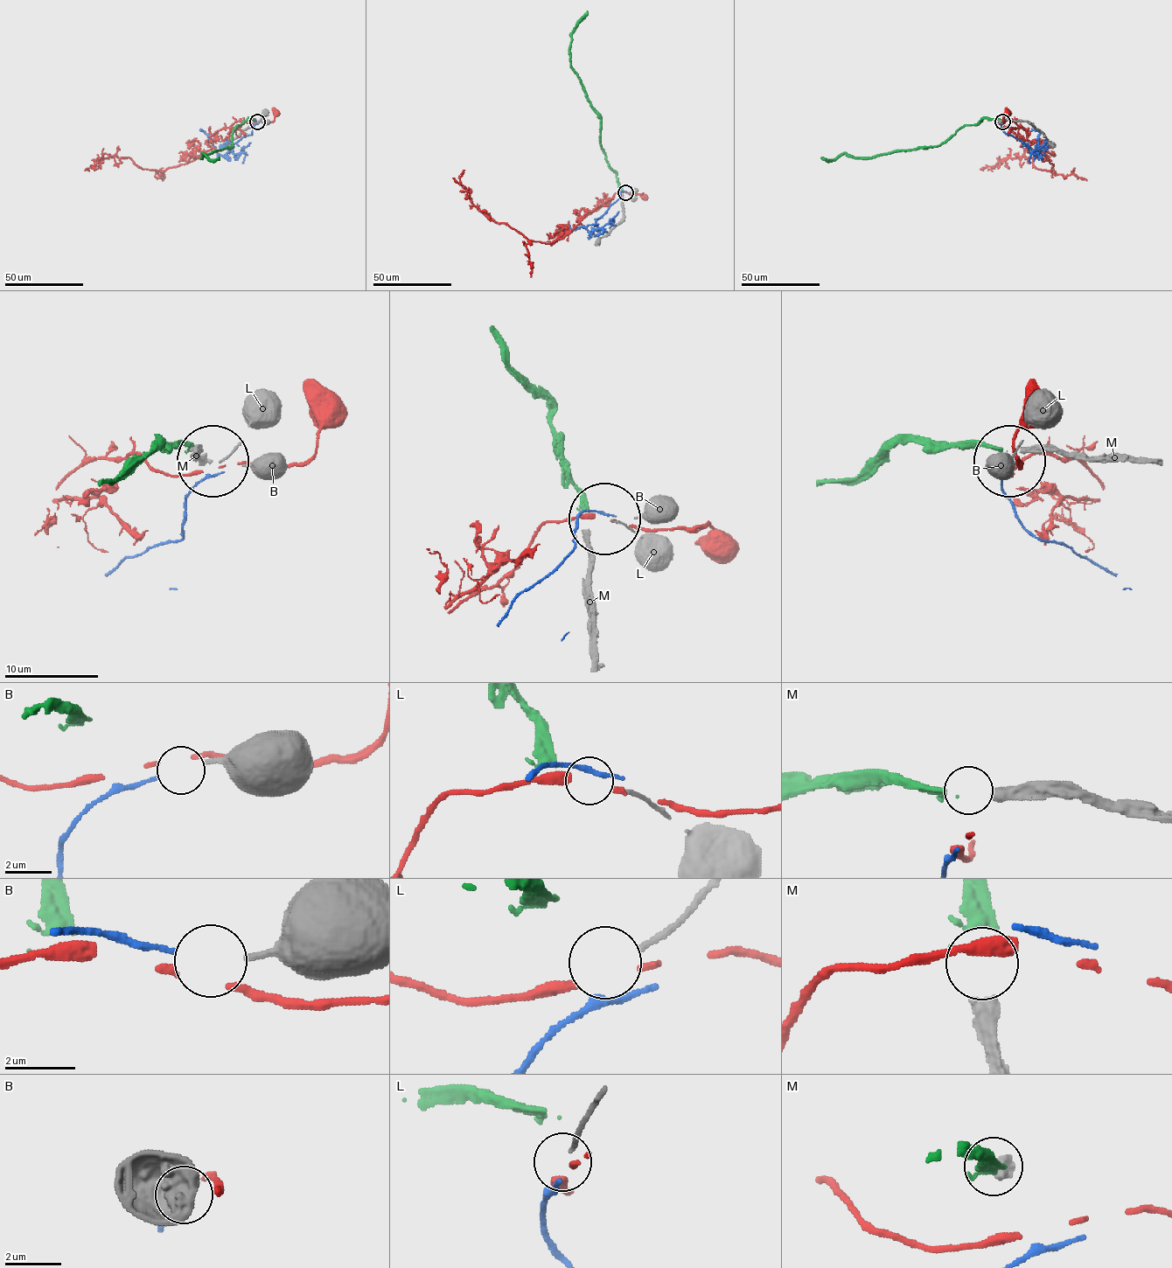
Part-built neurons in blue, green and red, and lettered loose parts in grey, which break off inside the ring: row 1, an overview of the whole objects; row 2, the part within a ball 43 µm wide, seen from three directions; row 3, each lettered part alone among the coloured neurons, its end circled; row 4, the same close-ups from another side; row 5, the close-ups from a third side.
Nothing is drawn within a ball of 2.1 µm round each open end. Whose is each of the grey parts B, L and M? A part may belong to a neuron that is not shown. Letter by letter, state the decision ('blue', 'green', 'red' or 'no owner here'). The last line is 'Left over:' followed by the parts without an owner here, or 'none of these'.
B: blue
L: no owner here
M: green
Left over: L

